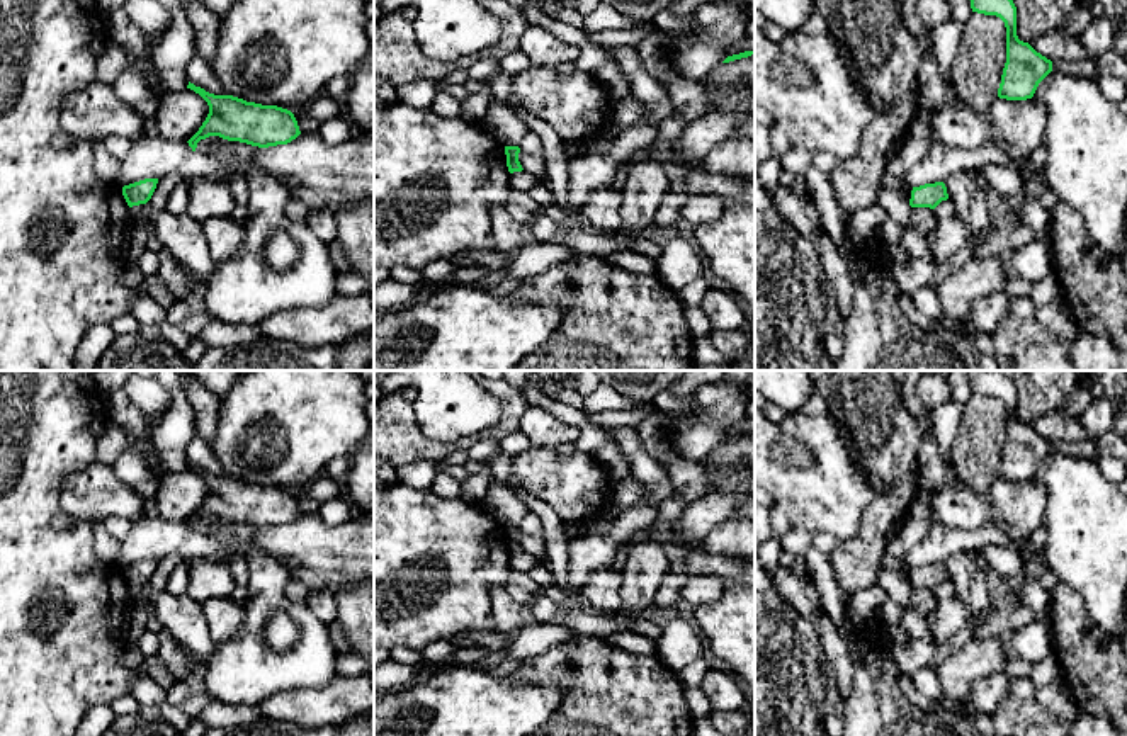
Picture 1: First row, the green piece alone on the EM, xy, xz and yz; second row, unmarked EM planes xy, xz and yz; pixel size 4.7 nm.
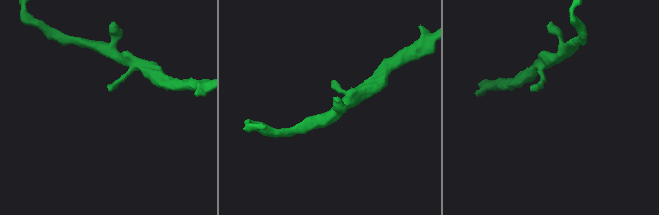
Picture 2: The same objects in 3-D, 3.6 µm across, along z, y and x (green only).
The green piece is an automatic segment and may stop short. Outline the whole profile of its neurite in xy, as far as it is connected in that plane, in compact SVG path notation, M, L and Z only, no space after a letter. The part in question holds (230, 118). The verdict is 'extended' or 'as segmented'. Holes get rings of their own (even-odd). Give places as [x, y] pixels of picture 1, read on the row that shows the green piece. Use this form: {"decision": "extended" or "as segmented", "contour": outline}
{"decision": "as segmented", "contour": "M190 82L187 88L199 93L209 105L206 121L187 141L192 151L209 136L269 148L287 144L301 134L294 114L287 109L246 102L233 95L214 95Z"}

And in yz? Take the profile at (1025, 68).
{"decision": "as segmented", "contour": "M971 0L972 12L996 15L1006 27L1006 63L998 97L1006 100L1032 99L1039 83L1052 71L1052 61L1017 36L1013 0Z"}

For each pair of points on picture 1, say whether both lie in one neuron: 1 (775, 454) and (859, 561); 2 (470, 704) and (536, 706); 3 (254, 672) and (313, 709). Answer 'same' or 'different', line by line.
1: different
2: same
3: different

